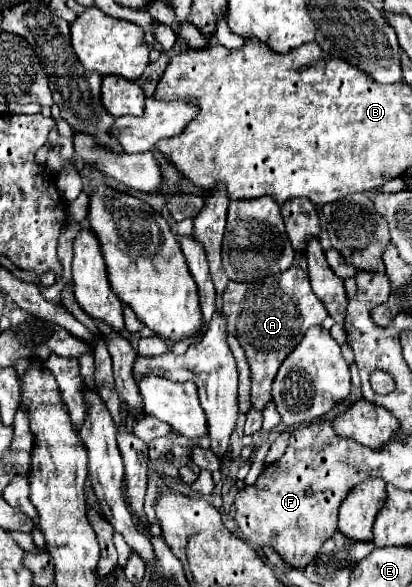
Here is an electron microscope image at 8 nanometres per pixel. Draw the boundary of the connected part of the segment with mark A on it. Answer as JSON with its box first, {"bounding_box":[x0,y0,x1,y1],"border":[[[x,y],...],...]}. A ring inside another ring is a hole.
{"bounding_box":[224,267,328,409],"border":[[[290,267],[288,271],[268,277],[260,283],[236,283],[230,281],[224,289],[224,307],[228,315],[228,333],[232,333],[246,351],[250,363],[250,401],[254,409],[264,409],[272,399],[272,381],[280,363],[300,343],[308,327],[320,325],[328,311],[320,299],[316,299],[308,273],[302,267]]]}

